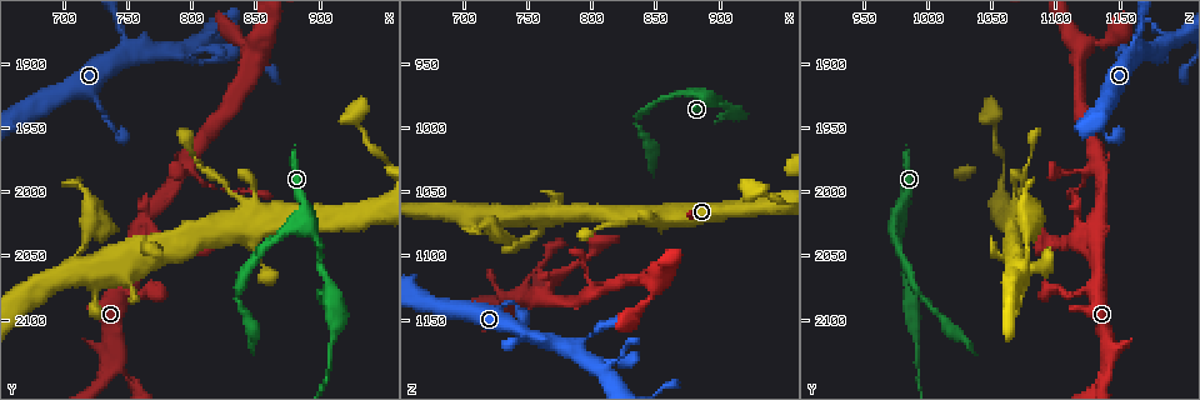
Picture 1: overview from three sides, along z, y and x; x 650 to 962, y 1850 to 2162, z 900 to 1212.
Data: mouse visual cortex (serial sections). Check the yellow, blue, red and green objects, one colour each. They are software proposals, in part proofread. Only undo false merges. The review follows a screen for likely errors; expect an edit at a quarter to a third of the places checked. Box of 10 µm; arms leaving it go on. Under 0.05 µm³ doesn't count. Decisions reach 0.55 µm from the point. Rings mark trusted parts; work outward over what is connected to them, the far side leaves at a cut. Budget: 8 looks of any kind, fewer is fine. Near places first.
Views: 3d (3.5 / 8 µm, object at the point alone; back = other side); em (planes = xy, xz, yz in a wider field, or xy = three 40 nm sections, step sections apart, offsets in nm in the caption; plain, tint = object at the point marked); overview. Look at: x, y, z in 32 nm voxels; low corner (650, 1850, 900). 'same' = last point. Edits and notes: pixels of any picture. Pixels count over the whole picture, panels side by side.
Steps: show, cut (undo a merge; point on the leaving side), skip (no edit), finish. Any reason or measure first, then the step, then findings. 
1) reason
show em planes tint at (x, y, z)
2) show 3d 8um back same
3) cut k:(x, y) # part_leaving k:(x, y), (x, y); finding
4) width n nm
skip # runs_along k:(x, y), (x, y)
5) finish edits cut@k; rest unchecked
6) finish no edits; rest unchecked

thick turns thin
show 3d 3.5um at (750, 1894, 1164)

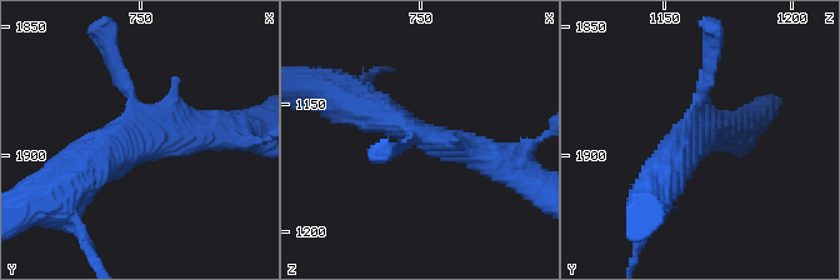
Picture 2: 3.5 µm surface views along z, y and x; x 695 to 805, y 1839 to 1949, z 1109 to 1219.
show em planes tint at (749, 1893, 1162)

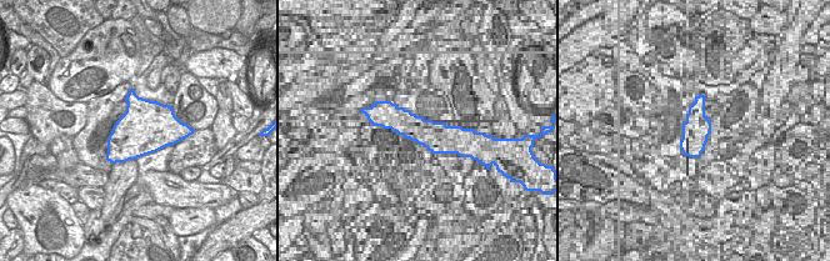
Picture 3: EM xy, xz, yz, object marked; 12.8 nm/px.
skip # runs_along 2:(354, 103), (438, 144), (495, 160); continuous, no second cell

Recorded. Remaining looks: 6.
a fork
show 3d 3.5um at (850, 1882, 1128)

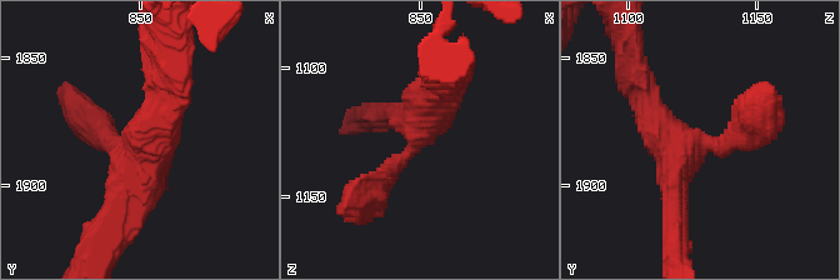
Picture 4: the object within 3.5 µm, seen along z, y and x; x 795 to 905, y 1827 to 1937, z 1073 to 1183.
arms 3; arm_widths 300, 300, 300 nm; now the EM
show em xy step 5 tint at (848, 1884, 1129)

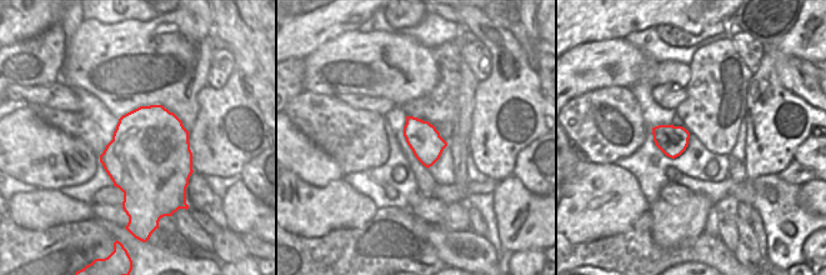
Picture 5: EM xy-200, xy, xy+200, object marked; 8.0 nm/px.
cut it another way
show em xy step 3 tint same

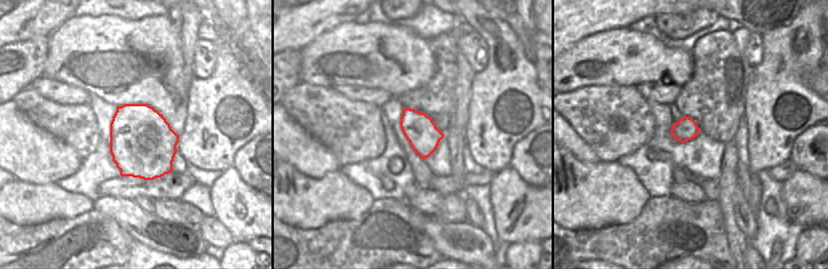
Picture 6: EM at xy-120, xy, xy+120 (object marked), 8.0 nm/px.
skip # runs_along 4:(109, 229), (168, 83); one cell here

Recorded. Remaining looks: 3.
thick turns thin
show 3d 8um at (888, 2022, 974)

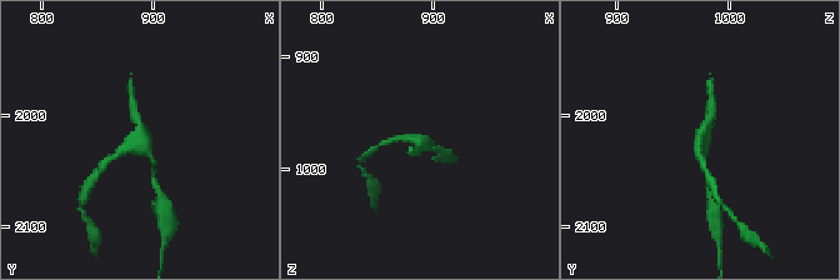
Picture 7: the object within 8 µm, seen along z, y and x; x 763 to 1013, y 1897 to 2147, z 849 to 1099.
shape alone is not enough
show em xy step 2 tint same

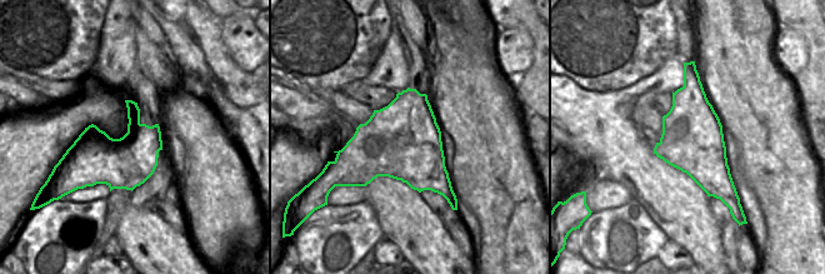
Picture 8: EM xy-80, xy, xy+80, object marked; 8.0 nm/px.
cut 7:(103, 164) # part_leaving 7:(128, 149), (115, 153), (89, 183); a second cell is stuck on

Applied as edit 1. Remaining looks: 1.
finish edits cut@7; rest unchecked

